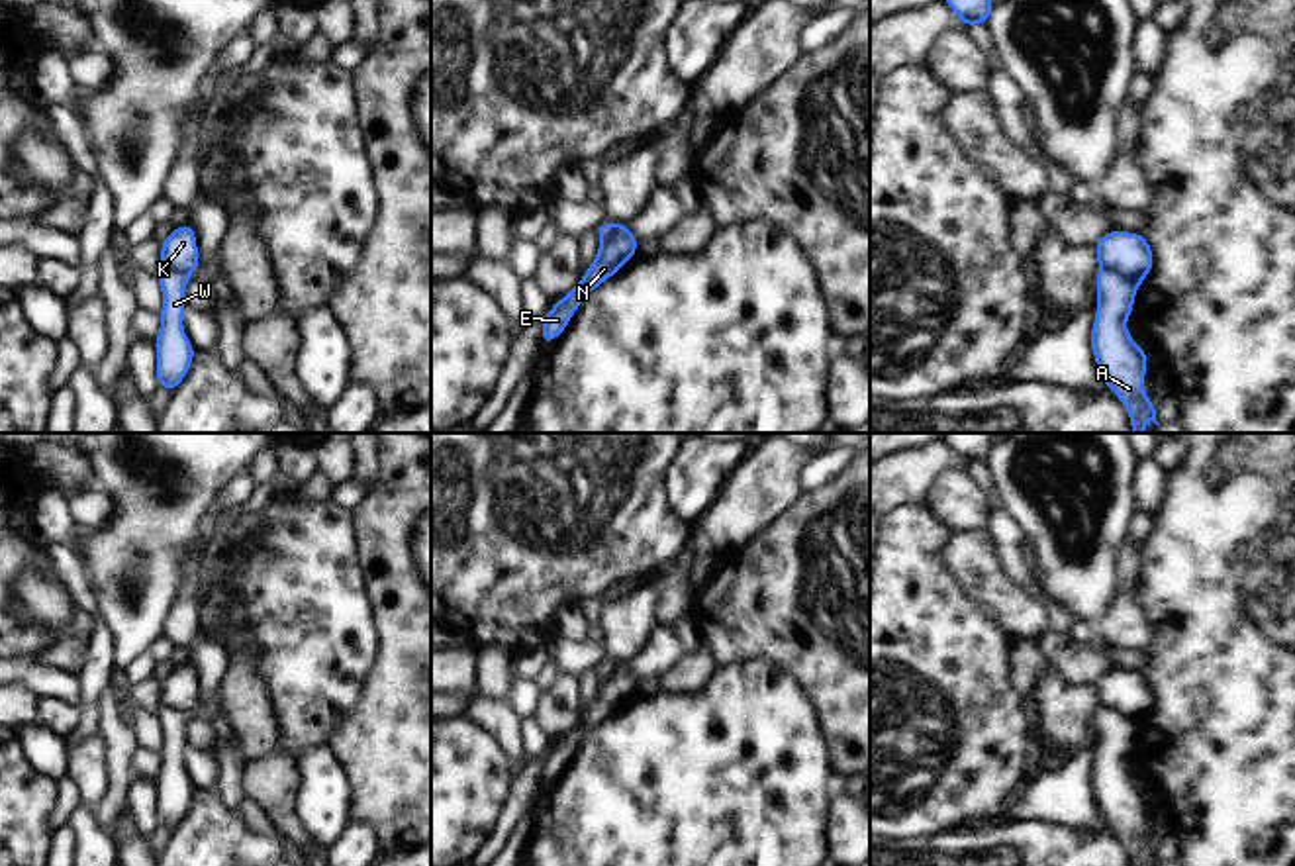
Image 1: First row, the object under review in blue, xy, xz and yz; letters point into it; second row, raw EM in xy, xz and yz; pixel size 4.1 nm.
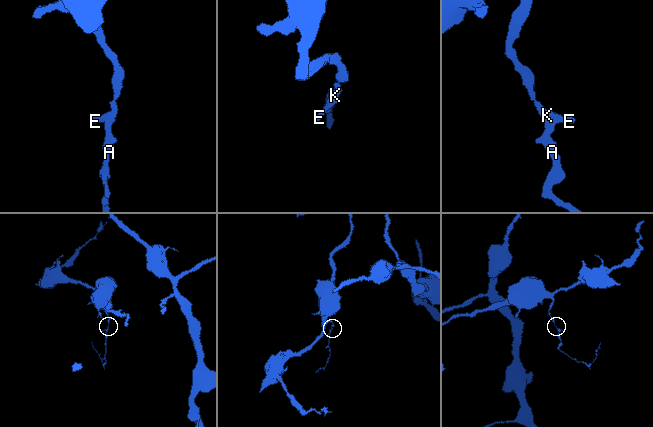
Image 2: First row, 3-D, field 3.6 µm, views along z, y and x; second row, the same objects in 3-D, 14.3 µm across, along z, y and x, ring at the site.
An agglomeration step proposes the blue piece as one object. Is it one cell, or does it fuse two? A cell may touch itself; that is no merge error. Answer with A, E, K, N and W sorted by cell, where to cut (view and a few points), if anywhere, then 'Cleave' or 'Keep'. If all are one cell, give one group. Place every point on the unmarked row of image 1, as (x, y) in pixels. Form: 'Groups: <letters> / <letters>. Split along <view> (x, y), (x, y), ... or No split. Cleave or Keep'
Groups: A W / E K N. Split along yz (1102, 704), (1137, 723). Cleave.

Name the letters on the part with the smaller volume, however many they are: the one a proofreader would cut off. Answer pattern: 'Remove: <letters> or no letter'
Remove: A, W

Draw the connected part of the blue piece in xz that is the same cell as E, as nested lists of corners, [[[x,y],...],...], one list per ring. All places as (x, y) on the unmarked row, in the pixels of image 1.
[[[625,660],[615,664],[615,672],[601,680],[600,690],[584,717],[572,727],[570,733],[562,735],[556,745],[547,750],[539,776],[545,784],[552,782],[566,768],[570,756],[590,729],[601,725],[603,719],[611,717],[637,694],[639,678],[627,668]]]

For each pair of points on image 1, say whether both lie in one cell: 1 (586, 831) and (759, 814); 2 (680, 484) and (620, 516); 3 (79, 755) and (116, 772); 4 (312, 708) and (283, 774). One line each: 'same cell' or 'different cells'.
1: same cell
2: different cells
3: different cells
4: different cells

